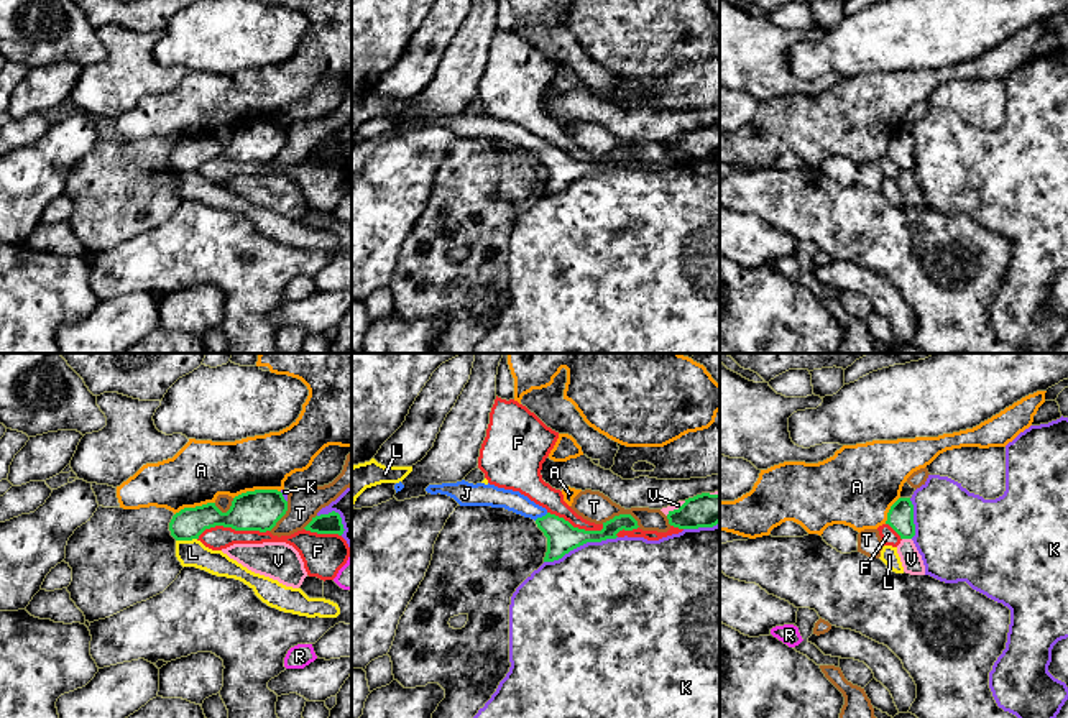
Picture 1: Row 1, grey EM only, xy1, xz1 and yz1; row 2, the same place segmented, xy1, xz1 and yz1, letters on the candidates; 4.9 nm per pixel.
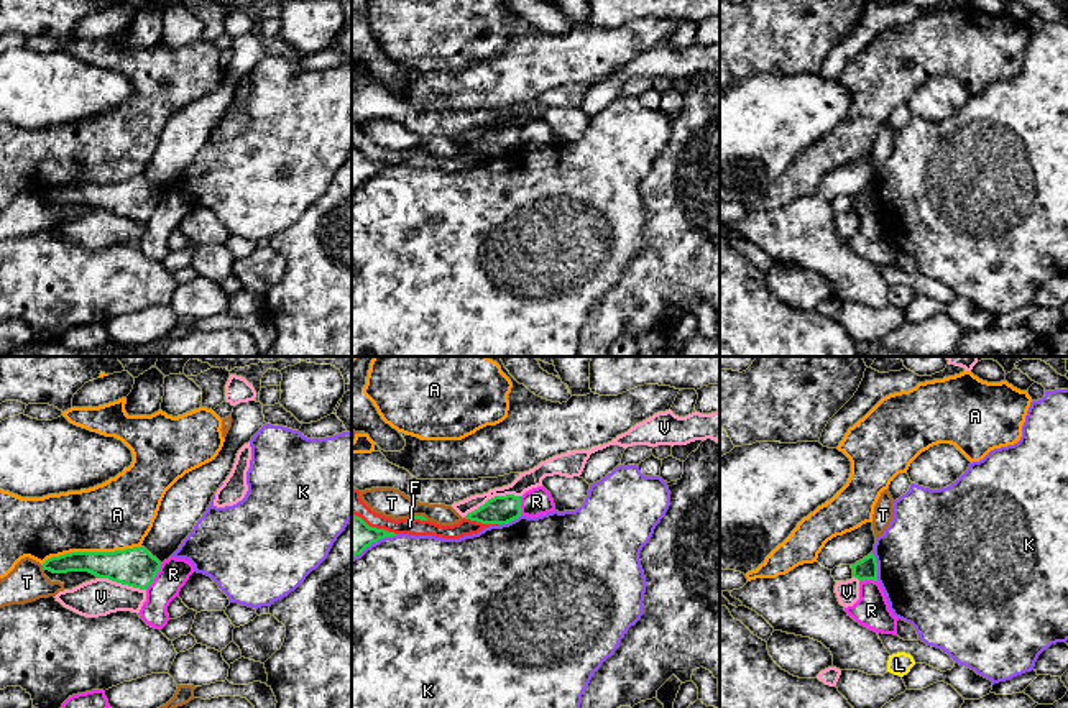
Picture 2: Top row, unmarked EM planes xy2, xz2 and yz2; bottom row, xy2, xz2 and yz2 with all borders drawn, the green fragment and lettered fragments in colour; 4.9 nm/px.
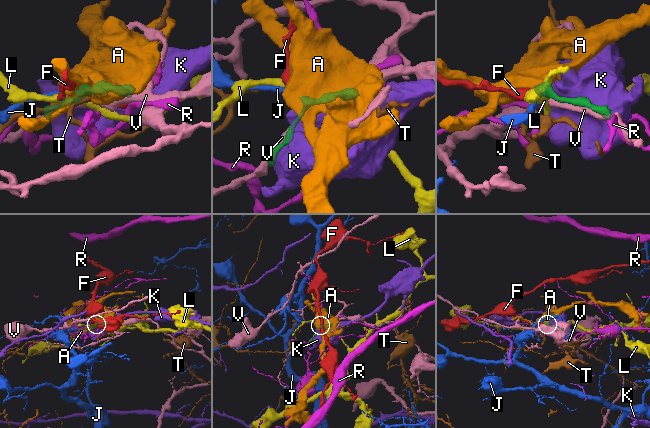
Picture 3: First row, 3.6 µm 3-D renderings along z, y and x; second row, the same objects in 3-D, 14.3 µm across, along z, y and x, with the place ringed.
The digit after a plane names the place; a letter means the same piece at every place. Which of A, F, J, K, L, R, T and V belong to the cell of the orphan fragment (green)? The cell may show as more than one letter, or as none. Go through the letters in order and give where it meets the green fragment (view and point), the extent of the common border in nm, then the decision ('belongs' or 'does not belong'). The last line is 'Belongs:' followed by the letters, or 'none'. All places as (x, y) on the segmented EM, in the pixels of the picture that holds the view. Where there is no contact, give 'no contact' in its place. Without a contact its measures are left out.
A: xy2 (91, 552) | 500 nm | does not belong
F: xy1 (232, 528) | 360 nm | does not belong
J: xz1 (543, 516) | 80 nm | belongs
K: xz1 (580, 544) | 380 nm | does not belong
L: xy1 (186, 539) | 110 nm | does not belong
R: xy2 (155, 575) | 150 nm | does not belong
T: xz1 (621, 515) | 190 nm | does not belong
V: xz2 (492, 498) | 300 nm | does not belong
Belongs: J

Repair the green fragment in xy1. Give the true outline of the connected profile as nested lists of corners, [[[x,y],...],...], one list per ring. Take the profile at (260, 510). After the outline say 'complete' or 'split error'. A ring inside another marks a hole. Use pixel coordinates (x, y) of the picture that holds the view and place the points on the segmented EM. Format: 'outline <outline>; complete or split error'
outline [[[255,490],[233,498],[227,513],[215,503],[196,508],[184,508],[169,522],[171,536],[176,541],[192,541],[210,527],[223,526],[235,531],[271,531],[286,514],[288,501],[278,490]]]; complete

